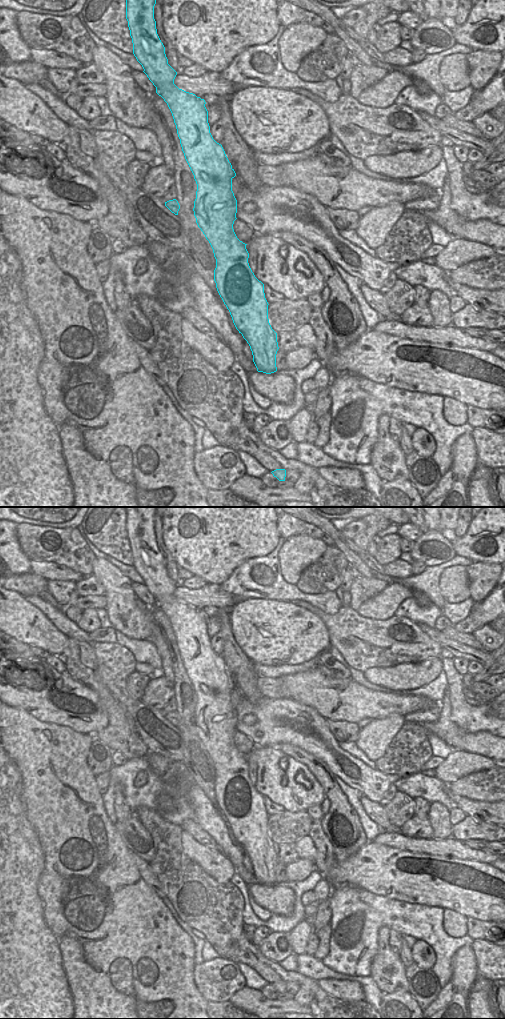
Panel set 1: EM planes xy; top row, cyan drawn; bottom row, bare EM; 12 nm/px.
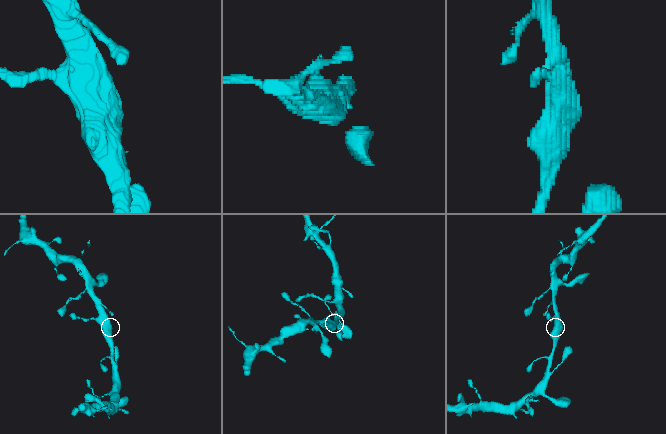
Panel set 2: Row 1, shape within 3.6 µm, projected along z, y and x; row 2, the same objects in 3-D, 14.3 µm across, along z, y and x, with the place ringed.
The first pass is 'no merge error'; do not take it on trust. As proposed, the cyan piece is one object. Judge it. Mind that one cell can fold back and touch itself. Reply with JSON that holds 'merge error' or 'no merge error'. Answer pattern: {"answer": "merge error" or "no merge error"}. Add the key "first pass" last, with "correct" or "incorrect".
{"answer": "no merge error", "first pass": "correct"}

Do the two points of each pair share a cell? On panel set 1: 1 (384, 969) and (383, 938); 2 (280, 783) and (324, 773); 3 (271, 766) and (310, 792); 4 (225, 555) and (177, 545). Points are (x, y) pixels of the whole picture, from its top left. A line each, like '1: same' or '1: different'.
1: same
2: different
3: same
4: same

